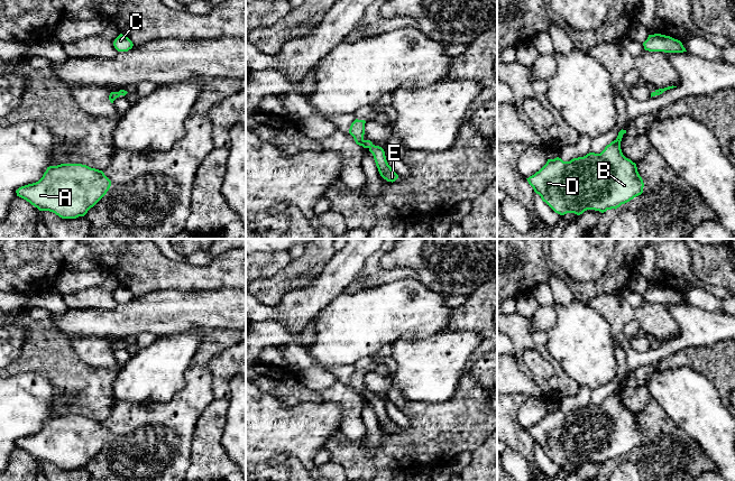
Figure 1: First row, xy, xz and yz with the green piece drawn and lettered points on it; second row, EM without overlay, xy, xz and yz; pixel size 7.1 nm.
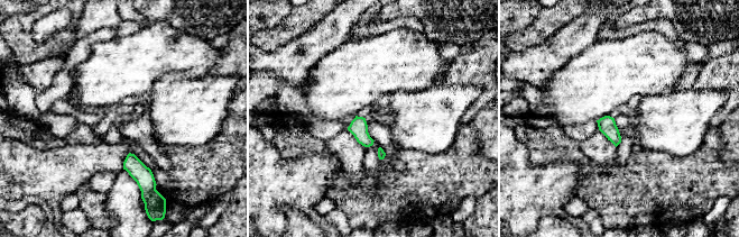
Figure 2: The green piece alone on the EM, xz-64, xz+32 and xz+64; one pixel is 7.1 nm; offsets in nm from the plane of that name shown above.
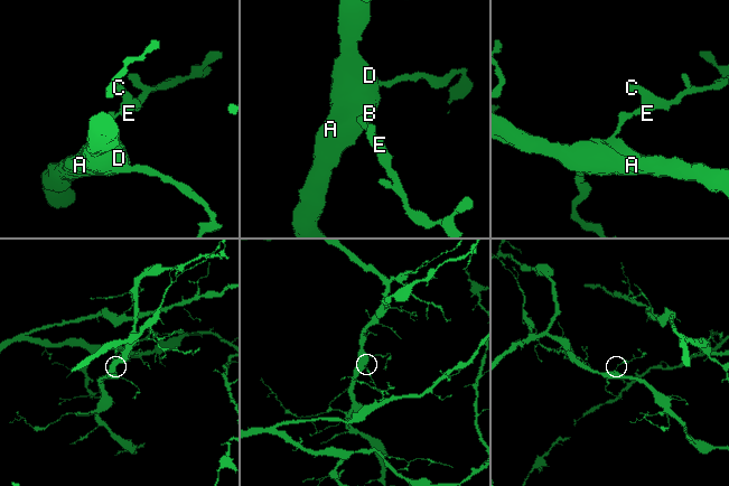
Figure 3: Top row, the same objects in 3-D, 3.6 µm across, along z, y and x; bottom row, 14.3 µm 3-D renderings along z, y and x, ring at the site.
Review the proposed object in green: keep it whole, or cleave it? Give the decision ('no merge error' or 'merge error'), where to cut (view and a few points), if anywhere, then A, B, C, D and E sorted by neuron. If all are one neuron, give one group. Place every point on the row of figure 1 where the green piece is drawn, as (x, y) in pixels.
no merge error | no cut | A B C D E

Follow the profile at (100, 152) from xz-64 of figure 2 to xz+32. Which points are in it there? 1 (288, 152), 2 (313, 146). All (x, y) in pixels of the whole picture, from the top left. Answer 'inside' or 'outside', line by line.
1: outside
2: outside

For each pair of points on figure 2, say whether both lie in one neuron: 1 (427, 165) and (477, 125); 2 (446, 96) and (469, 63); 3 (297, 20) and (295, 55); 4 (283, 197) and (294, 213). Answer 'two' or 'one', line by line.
1: two
2: two
3: two
4: two

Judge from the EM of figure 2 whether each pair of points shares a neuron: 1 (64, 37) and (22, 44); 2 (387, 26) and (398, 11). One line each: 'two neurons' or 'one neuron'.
1: one neuron
2: two neurons

